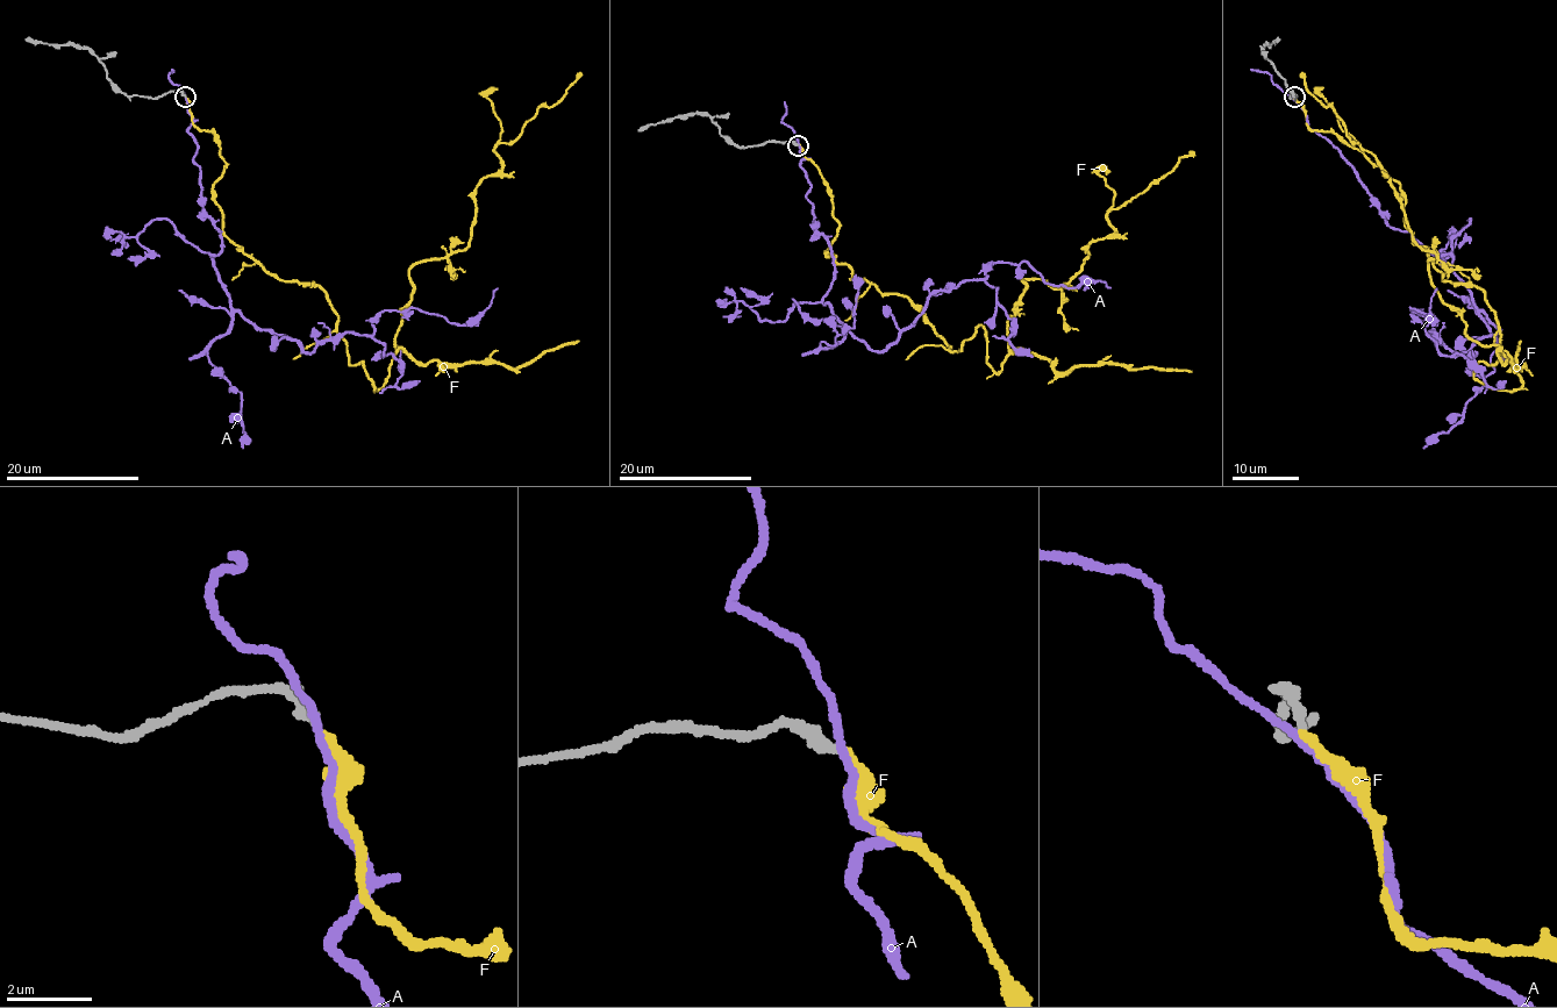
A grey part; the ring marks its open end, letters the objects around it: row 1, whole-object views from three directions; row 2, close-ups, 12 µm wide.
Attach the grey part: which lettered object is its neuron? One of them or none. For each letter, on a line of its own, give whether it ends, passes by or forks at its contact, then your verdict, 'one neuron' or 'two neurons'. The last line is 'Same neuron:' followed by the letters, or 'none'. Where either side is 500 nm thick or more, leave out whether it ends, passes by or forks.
A: it passes by; two neurons
F: it ends there; one neuron
Same neuron: F

